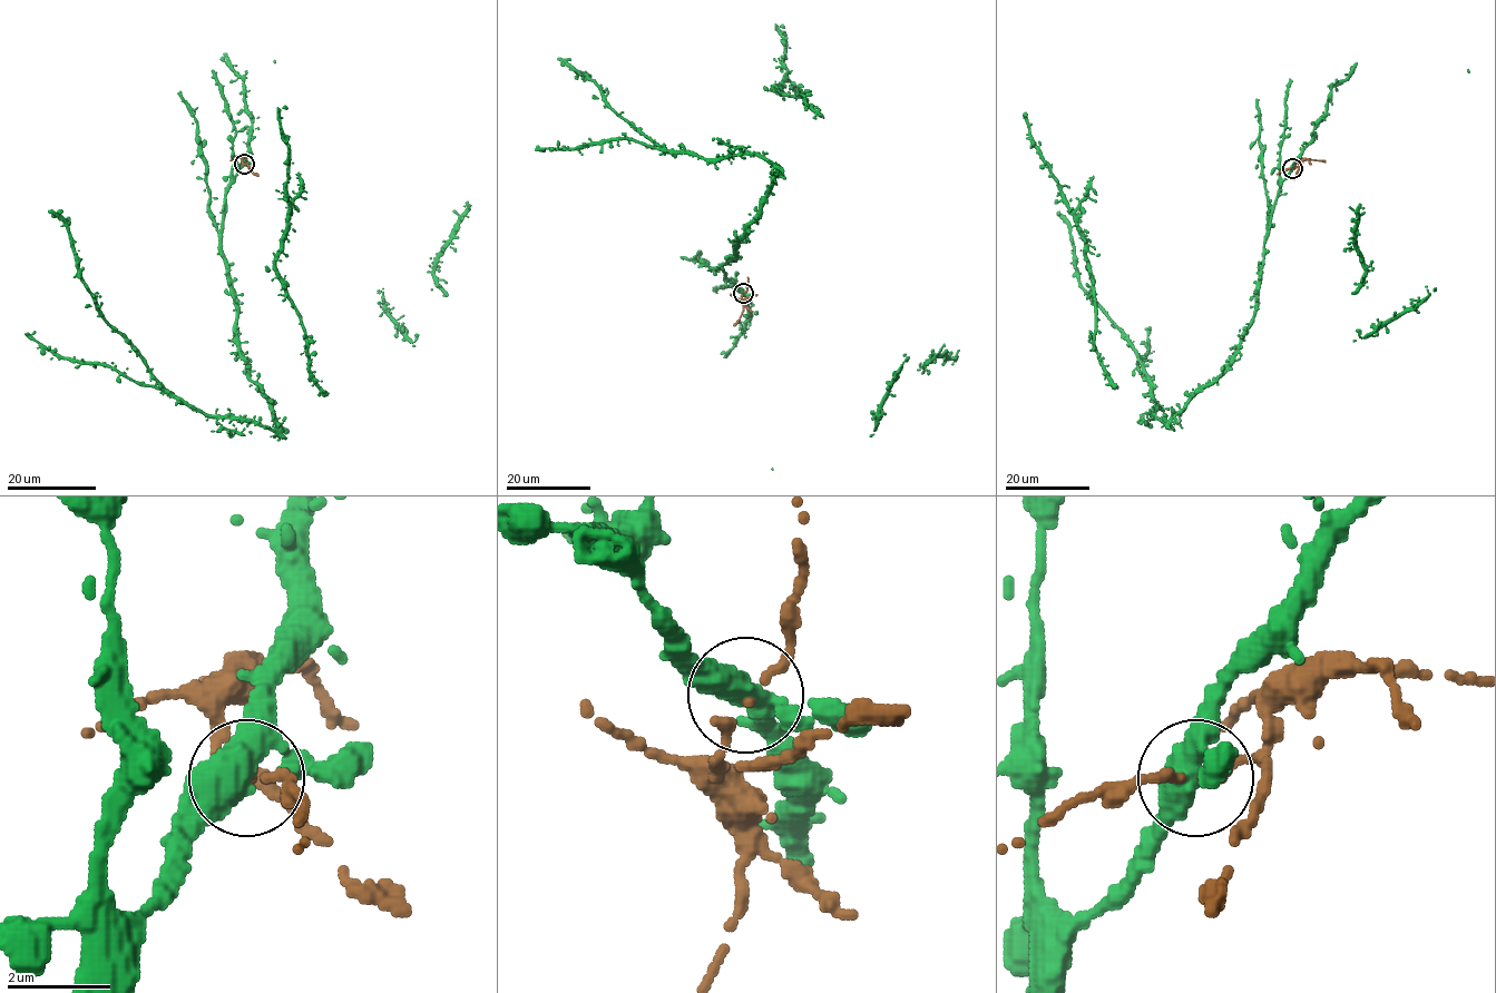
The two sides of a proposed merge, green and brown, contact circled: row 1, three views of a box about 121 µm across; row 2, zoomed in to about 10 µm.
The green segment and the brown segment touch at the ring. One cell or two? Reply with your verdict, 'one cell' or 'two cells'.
two cells

